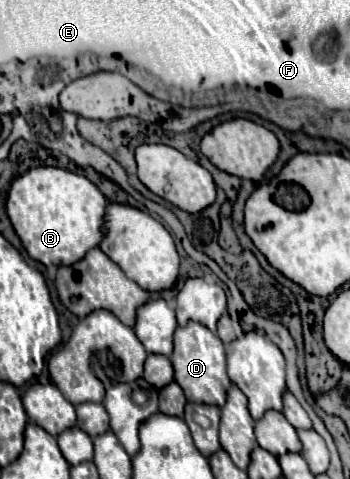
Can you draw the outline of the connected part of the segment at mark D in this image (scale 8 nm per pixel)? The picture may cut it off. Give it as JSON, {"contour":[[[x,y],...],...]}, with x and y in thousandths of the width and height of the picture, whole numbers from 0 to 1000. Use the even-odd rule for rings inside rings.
{"contour":[[[577,676],[514,681],[509,693],[497,693],[497,739],[486,752],[497,764],[497,793],[526,814],[537,839],[640,848],[657,793],[646,785],[640,722],[617,697],[606,697],[594,685],[577,685]]]}

